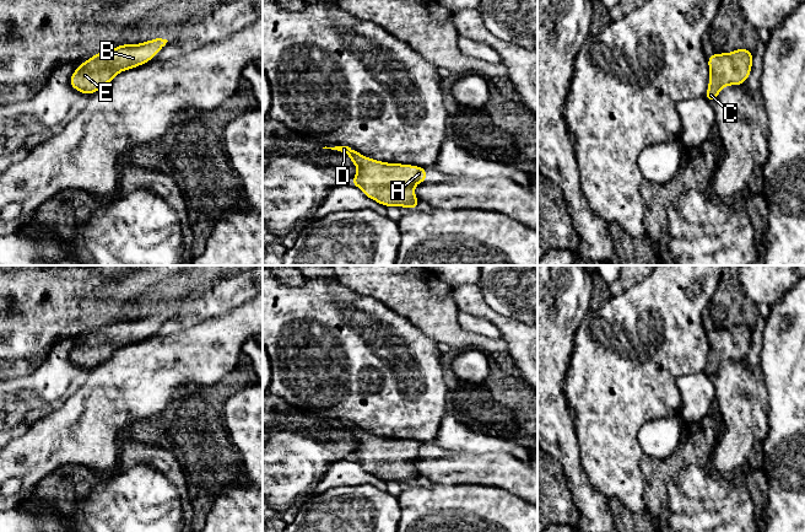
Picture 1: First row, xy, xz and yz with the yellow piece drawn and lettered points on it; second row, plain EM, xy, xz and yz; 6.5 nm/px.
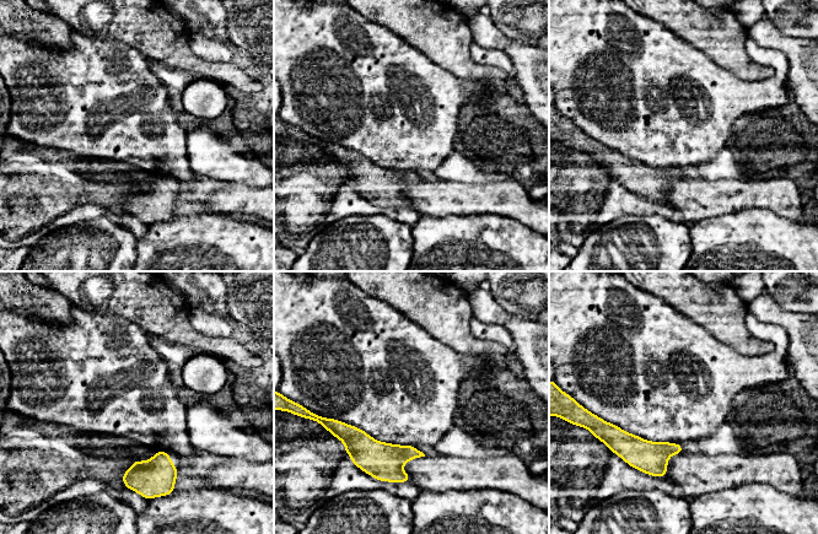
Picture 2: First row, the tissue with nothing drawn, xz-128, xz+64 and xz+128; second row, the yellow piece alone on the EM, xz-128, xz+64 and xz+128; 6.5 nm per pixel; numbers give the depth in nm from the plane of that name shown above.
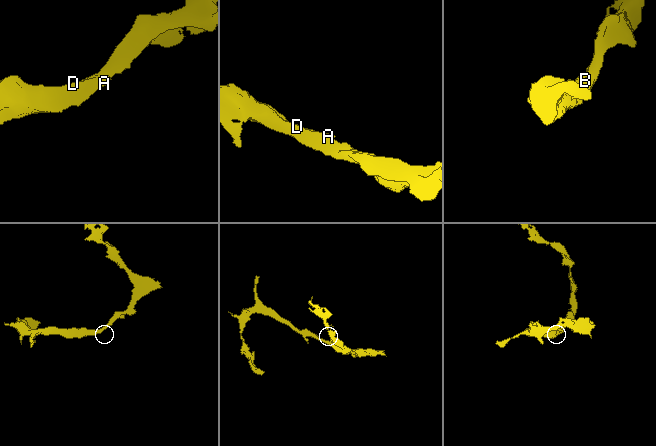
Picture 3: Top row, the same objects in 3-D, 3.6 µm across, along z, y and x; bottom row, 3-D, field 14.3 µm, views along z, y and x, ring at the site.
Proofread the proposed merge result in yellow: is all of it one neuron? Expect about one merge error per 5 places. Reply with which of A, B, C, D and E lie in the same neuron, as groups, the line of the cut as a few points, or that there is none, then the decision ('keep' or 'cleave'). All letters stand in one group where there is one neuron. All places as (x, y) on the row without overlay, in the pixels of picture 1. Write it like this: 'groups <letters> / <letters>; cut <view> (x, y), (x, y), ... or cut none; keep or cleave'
groups A B C D E; cut none; keep

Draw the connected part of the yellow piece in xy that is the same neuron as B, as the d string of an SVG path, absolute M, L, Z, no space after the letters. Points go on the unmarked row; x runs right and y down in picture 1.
M156 313L102 326L77 342L70 353L70 360L74 365L90 371L108 360L117 349L150 337L167 317Z

